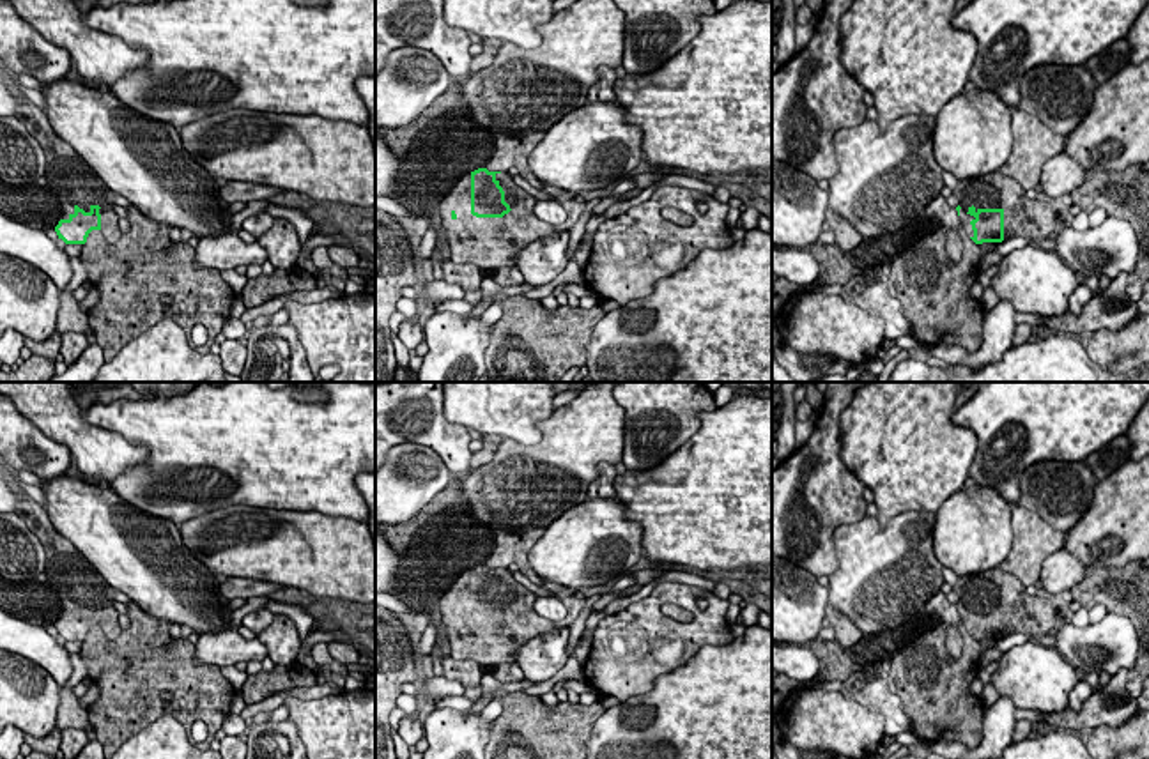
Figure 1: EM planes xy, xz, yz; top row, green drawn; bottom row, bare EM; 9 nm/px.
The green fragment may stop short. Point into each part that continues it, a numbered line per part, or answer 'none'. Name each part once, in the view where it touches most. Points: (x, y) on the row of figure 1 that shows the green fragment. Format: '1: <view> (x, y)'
1: xz (489, 243)

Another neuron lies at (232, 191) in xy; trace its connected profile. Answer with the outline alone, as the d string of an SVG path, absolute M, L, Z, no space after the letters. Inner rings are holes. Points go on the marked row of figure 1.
M230 180L225 186L218 188L216 191L228 205L232 205L235 202L248 203L255 200L269 200L271 196L281 193L283 189L255 182Z

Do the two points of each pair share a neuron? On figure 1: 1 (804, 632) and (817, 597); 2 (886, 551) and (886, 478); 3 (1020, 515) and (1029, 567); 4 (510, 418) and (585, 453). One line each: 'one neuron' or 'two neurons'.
1: one neuron
2: two neurons
3: one neuron
4: two neurons

